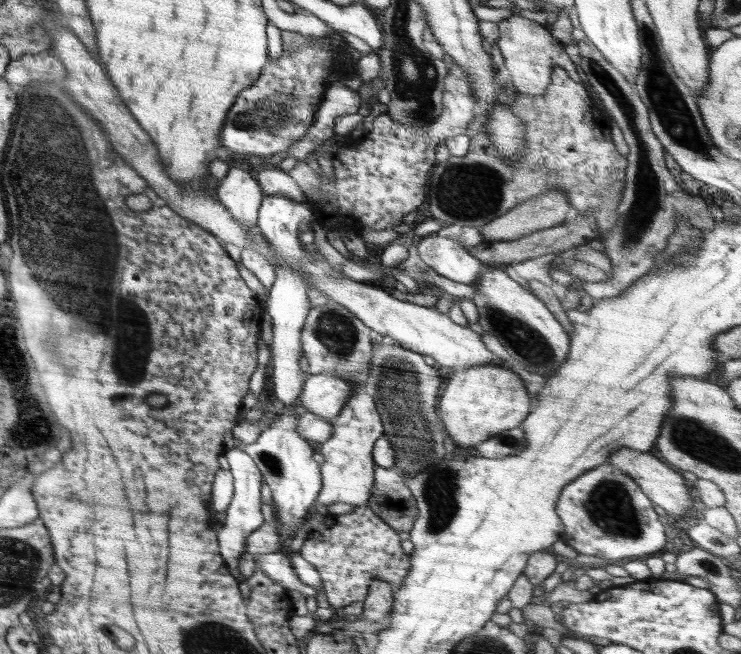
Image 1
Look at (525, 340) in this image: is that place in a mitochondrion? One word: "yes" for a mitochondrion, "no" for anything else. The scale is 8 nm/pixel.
yes

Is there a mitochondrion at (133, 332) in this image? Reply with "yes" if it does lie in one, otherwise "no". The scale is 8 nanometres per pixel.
yes

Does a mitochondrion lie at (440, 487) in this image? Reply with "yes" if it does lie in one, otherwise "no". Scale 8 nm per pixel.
yes

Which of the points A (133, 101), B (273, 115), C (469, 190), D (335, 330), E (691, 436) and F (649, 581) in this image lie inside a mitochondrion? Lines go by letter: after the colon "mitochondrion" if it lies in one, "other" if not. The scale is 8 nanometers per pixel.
A: other
B: mitochondrion
C: mitochondrion
D: mitochondrion
E: mitochondrion
F: other

